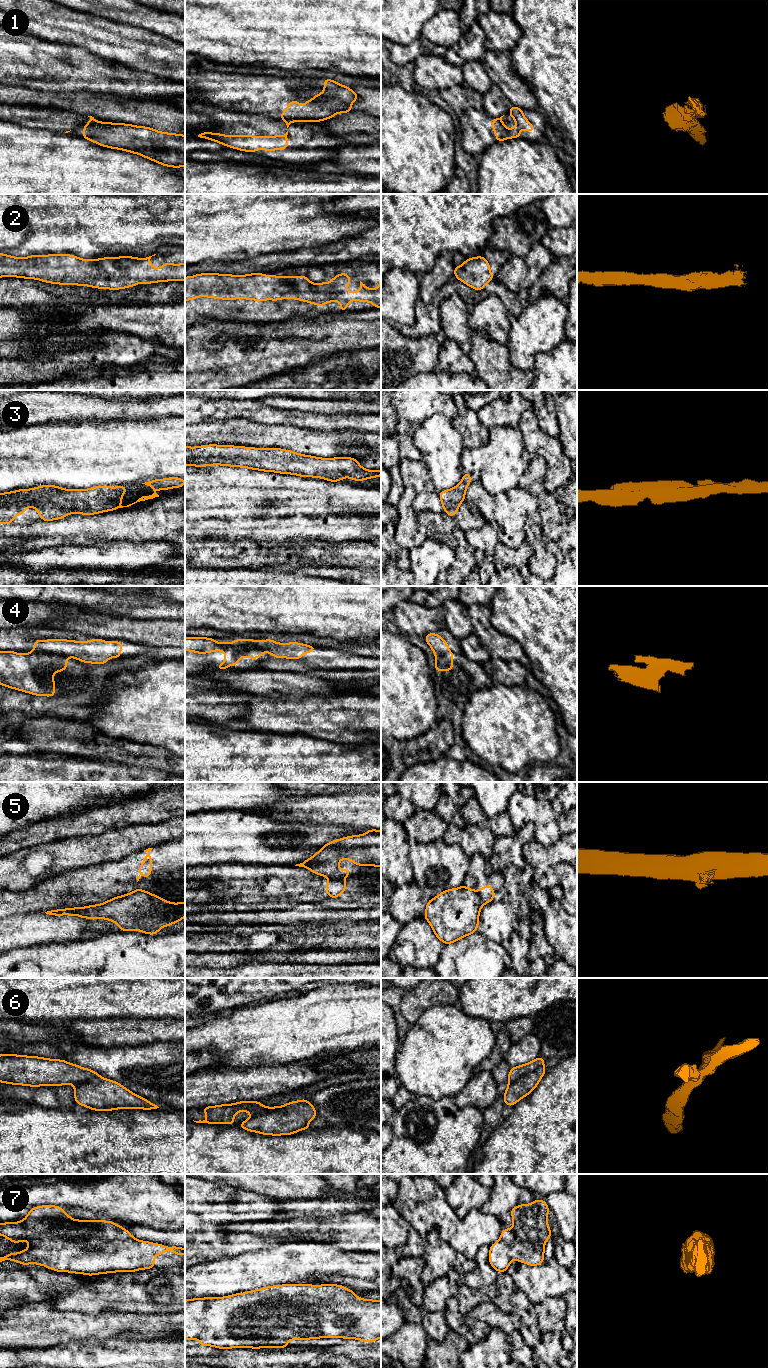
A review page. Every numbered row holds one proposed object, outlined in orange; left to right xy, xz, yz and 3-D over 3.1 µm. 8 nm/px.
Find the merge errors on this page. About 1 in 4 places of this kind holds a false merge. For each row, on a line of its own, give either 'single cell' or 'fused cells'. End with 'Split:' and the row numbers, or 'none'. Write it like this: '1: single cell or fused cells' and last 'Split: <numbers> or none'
1: fused cells
2: single cell
3: single cell
4: fused cells
5: fused cells
6: fused cells
7: single cell
Split: 1, 4, 5, 6

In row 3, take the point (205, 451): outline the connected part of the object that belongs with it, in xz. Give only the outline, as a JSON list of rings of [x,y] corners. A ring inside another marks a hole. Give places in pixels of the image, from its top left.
[[[232,445],[185,446],[185,466],[223,465],[265,472],[323,478],[338,482],[345,477],[355,481],[381,476],[381,470],[364,469],[351,457],[319,458],[279,448],[252,448]]]

